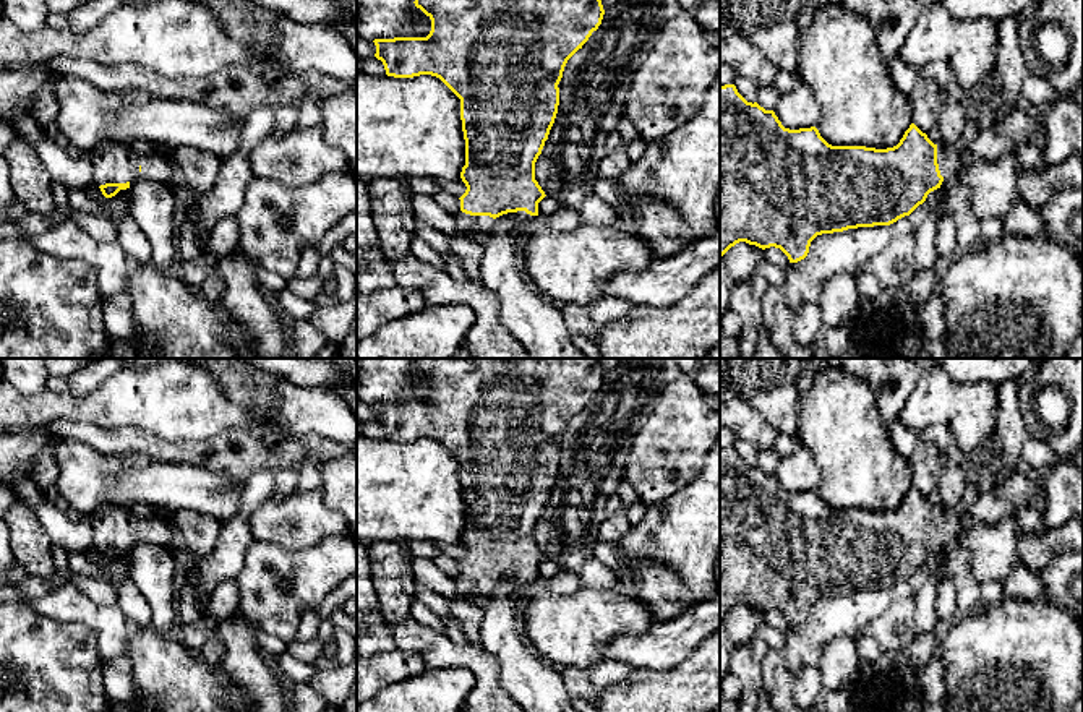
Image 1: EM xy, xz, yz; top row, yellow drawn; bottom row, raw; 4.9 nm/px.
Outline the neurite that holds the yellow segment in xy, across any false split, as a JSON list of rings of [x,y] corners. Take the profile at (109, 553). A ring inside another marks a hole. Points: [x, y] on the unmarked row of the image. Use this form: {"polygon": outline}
{"polygon": [[[101,506],[88,521],[92,527],[92,543],[105,561],[130,551],[130,543],[141,535],[141,524],[133,517],[130,508]]]}

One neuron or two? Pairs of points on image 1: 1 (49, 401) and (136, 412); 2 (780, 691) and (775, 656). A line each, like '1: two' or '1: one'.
1: one
2: one

